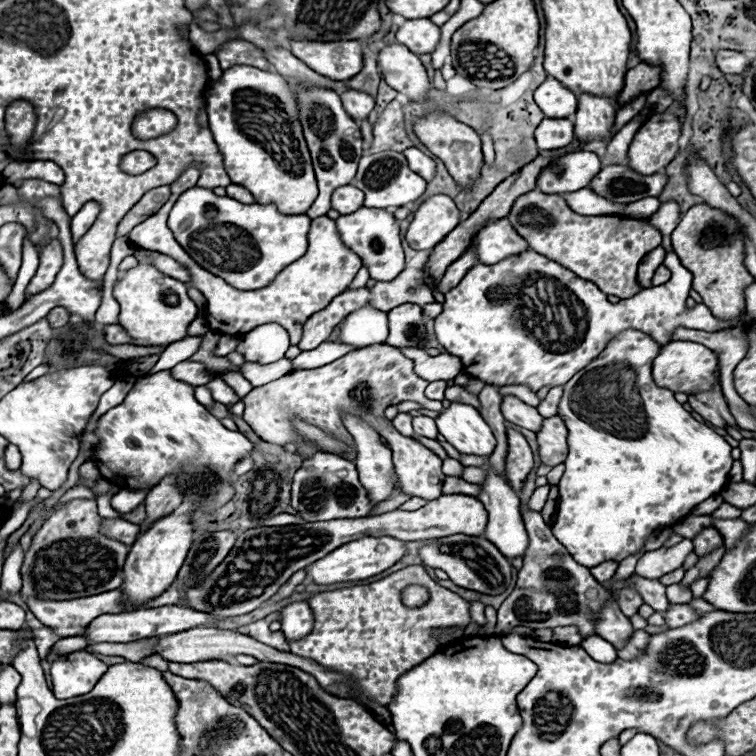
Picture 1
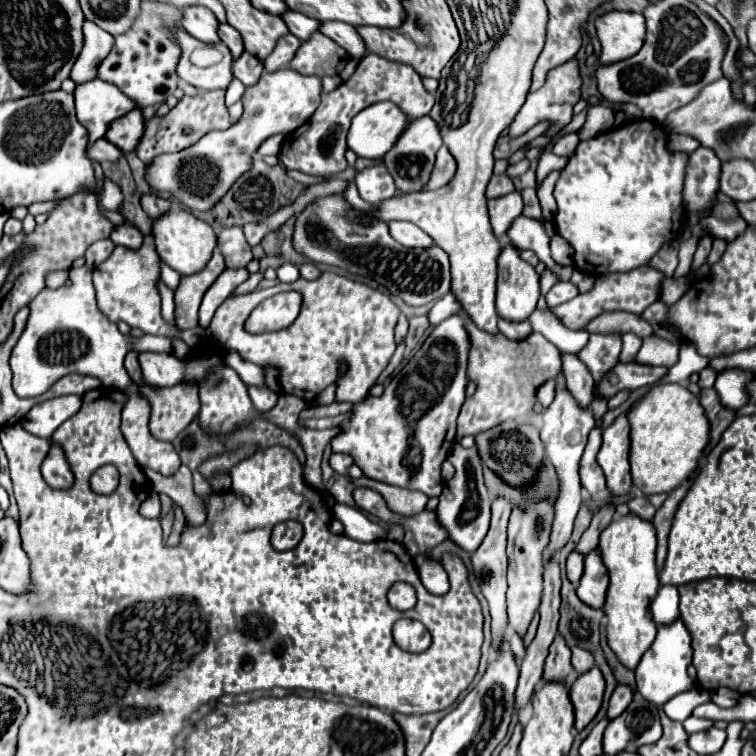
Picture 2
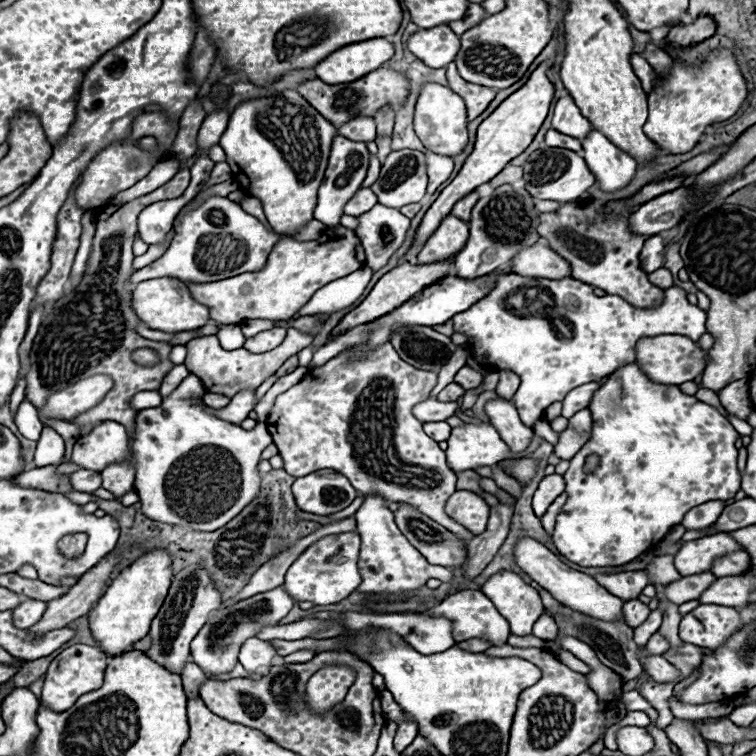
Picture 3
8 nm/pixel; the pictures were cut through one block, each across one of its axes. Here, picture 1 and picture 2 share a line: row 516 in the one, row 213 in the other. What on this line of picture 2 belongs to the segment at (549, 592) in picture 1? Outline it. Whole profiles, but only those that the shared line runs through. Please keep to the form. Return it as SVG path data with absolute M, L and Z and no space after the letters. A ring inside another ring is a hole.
M524 188L522 198L524 198L524 216L542 220L542 210L540 210L540 202L536 196L536 188Z

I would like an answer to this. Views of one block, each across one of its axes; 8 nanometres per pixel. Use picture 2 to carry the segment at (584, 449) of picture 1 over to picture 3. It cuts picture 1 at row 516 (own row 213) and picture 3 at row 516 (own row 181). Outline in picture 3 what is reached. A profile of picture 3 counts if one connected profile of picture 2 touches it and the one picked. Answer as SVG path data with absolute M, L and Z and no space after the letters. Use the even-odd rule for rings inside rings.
M636 362L620 368L620 372L614 372L612 376L604 378L600 382L600 388L594 394L594 400L590 402L588 410L592 412L592 418L596 420L596 426L602 424L602 428L592 428L592 436L590 436L588 444L584 444L584 448L580 448L580 452L570 460L570 468L564 474L568 502L564 504L562 512L558 514L556 530L552 534L554 546L570 562L580 564L580 566L620 566L620 564L626 564L626 562L638 558L640 554L648 552L652 546L656 546L656 542L660 542L670 532L672 526L680 524L682 518L686 516L686 512L692 510L694 506L700 506L700 504L710 502L710 500L730 500L740 490L740 472L738 472L738 464L736 464L738 432L732 428L728 418L724 418L714 406L700 402L696 396L684 394L678 386L662 386L662 384L652 382L646 374L642 374L642 370L640 370L640 366ZM588 454L598 454L600 456L600 464L598 464L598 468L592 474L584 474L584 470L582 470L584 468L584 460L586 460Z

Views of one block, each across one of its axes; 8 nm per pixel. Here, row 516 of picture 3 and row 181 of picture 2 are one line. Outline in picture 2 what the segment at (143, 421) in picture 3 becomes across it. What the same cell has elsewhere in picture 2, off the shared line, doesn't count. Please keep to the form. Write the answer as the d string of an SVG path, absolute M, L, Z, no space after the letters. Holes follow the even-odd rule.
M290 68L276 70L272 74L264 72L254 86L246 88L242 96L244 114L234 126L222 132L206 134L200 142L196 142L196 146L190 146L180 154L164 154L156 158L146 172L148 184L154 190L174 194L190 210L212 208L218 198L228 192L228 186L232 186L232 182L250 168L252 154L266 138L274 134L288 134L312 116L312 112L320 106L320 92L322 82L316 76L304 76Z

